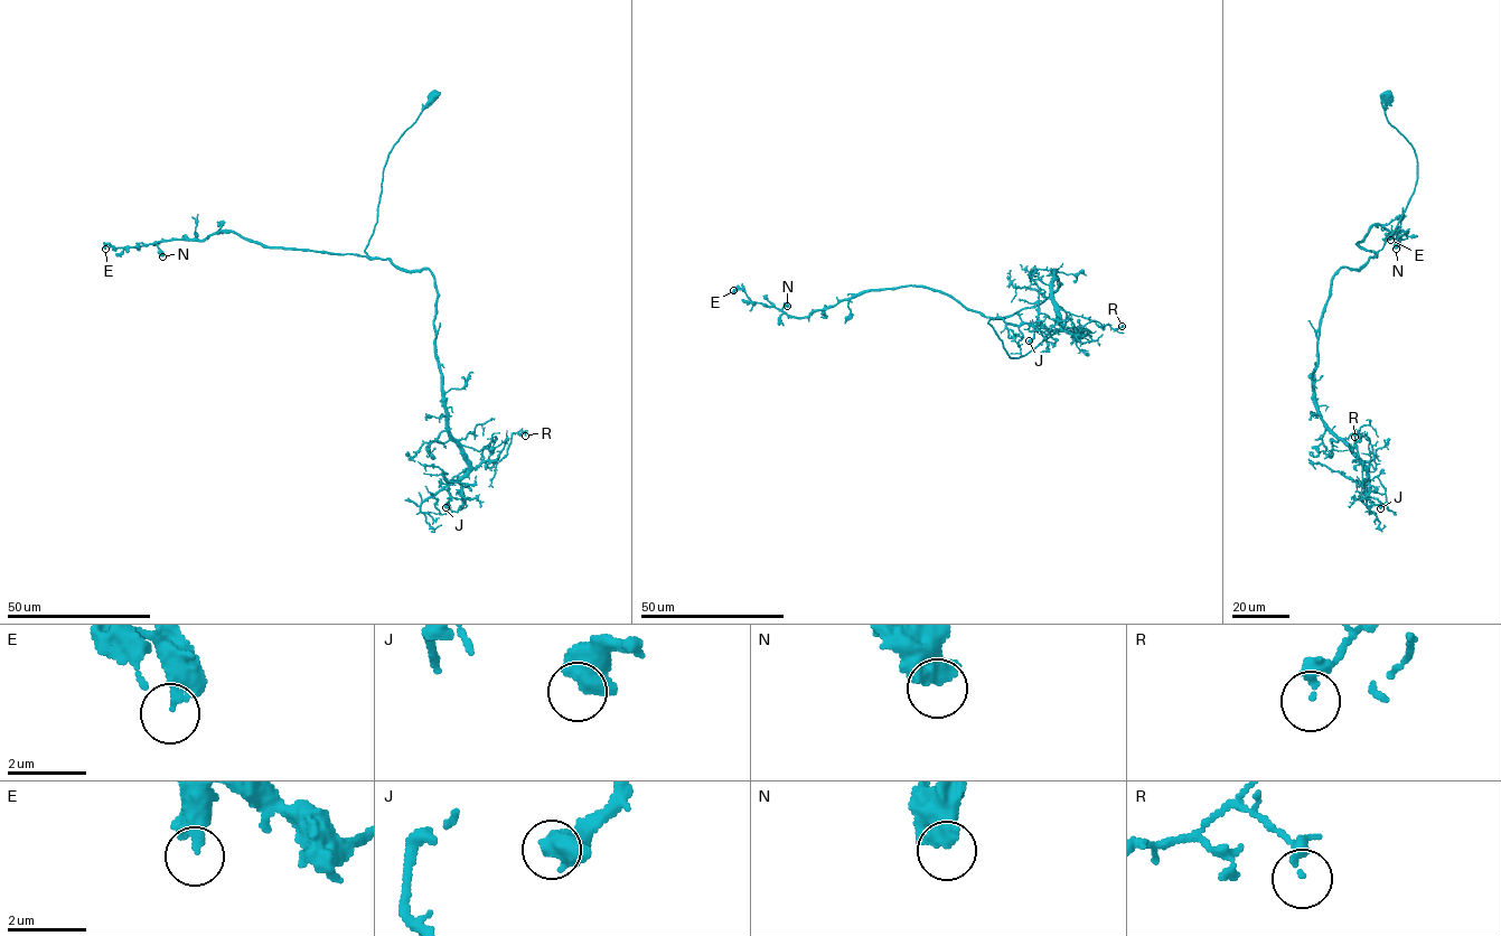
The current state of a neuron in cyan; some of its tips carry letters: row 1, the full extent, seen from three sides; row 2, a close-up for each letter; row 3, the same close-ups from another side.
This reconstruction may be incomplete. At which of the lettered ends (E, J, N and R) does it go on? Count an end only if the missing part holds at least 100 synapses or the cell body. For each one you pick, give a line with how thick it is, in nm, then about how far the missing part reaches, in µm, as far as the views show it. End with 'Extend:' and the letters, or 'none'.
Extend: none

